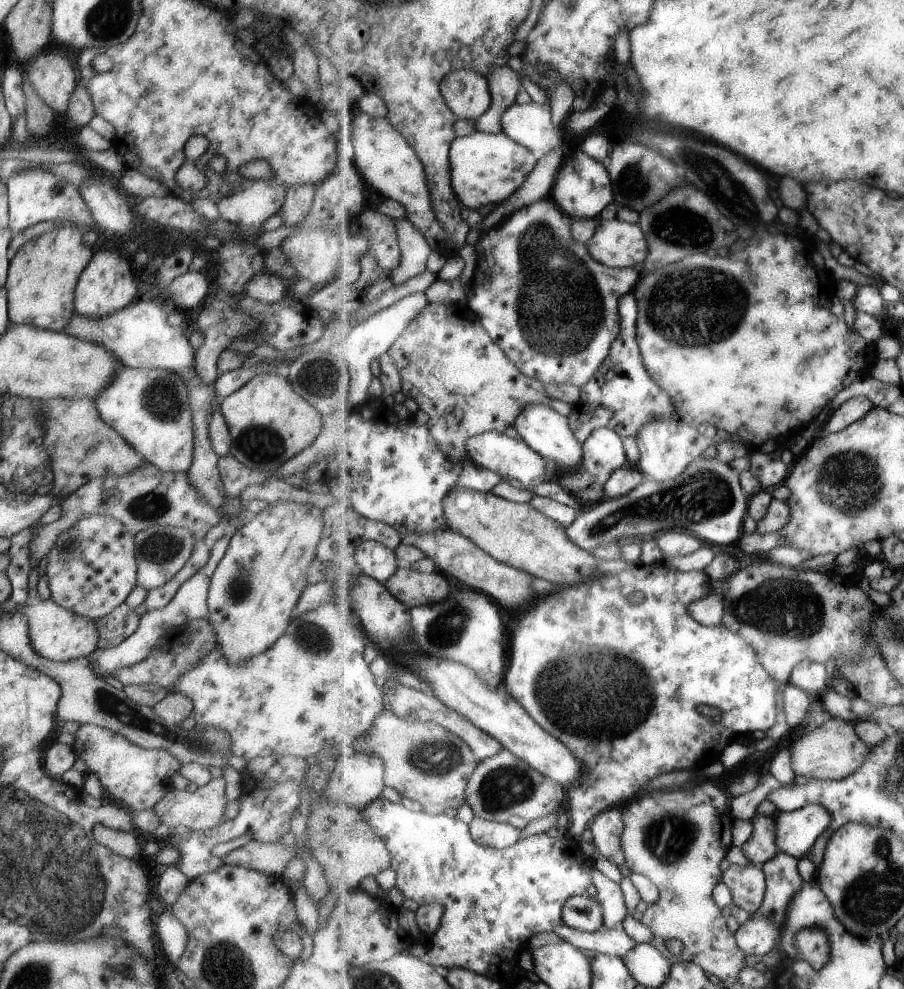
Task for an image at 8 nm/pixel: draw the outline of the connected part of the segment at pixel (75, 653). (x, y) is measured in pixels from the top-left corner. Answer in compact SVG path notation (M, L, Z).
M51 598L30 604L30 608L22 608L24 618L29 625L29 638L32 649L40 656L52 661L68 661L81 657L89 657L94 650L99 649L99 635L94 618L88 618L72 610L60 607Z

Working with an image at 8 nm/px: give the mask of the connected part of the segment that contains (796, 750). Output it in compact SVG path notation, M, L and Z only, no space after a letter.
M828 716L821 727L804 736L792 749L794 770L803 781L844 779L858 772L872 752L872 747L860 738L857 725L834 716Z

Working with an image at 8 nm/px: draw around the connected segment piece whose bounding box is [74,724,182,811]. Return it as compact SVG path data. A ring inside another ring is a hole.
M83 724L75 732L74 749L78 758L87 764L87 773L94 773L101 787L114 801L126 804L132 810L150 810L173 788L172 775L180 771L182 762L166 750L145 749L132 744L125 736L100 728L94 724Z

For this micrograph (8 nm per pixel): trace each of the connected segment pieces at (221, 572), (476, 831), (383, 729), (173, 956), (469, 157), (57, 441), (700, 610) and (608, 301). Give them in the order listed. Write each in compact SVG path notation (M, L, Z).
M282 502L270 504L268 509L232 534L226 553L211 577L207 597L208 620L228 664L238 666L244 660L265 652L285 634L288 624L295 617L300 596L308 586L307 578L316 566L317 546L323 526L324 518L318 506Z
M476 816L471 824L472 834L480 844L505 849L523 839L523 830L510 823L486 820Z
M388 709L356 740L352 752L380 756L388 768L386 784L398 788L402 796L419 802L432 815L444 814L448 808L459 810L466 804L472 775L481 763L470 744L444 725L407 719Z
M165 910L160 916L155 916L155 932L164 954L176 965L188 944L186 927L174 916L174 912Z
M484 131L458 137L451 150L451 161L456 192L465 206L473 209L503 203L522 188L539 163L532 149L512 140L505 132L490 134Z
M54 398L31 401L42 410L40 418L49 441L46 451L50 456L55 477L54 488L50 491L54 497L68 497L94 478L125 476L143 465L144 458L135 452L112 426L104 422L93 399Z
M727 579L719 583L714 588L714 591L710 593L710 596L692 604L690 612L698 622L706 626L720 626L724 623L724 616L726 614L724 604L726 584L728 584Z
M552 196L538 200L532 206L522 208L520 212L510 216L500 226L488 230L478 243L482 257L479 261L478 270L476 270L476 276L474 276L472 284L474 296L469 305L482 317L488 332L524 374L544 382L547 386L550 384L573 384L581 389L596 376L596 372L603 367L604 362L611 356L612 347L622 332L623 316L620 314L620 304L623 303L622 300L627 294L635 292L640 280L644 278L645 272L638 272L634 267L611 267L608 264L602 264L596 260L595 256L592 256L588 244L576 240L572 230L574 230L574 218L560 207Z

